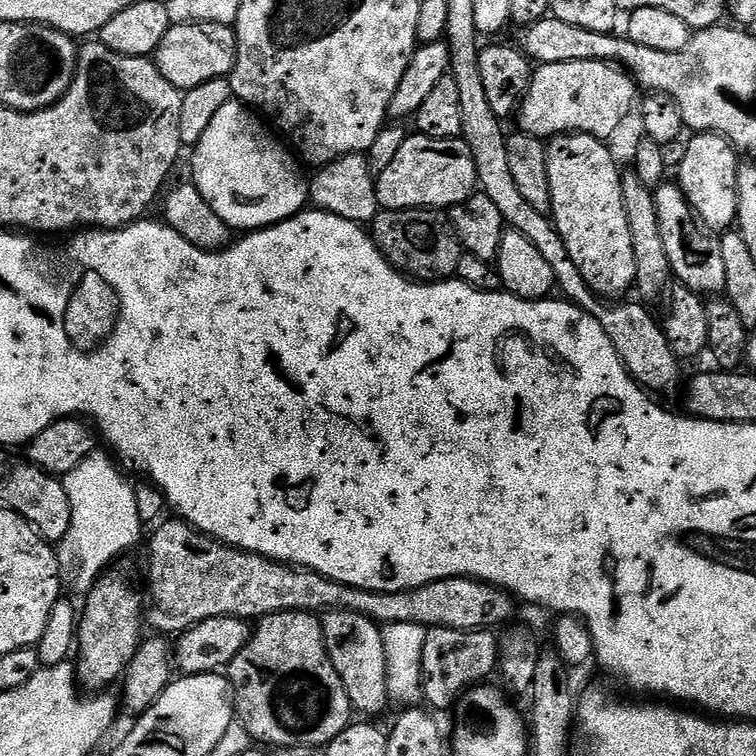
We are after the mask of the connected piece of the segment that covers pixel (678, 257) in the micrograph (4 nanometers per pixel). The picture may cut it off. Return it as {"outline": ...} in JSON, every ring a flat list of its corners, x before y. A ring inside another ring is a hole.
{"outline":[[665,182,655,189,658,226,662,229,662,242,666,258,670,258,673,277,691,292,712,298,724,292,726,286,726,262,722,258,720,236,701,222,690,206,679,183]]}

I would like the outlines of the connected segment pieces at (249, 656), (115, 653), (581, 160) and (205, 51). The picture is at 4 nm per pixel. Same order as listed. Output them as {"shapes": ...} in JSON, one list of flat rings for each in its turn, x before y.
{"shapes":[[[279,612,259,617,254,635,248,644,228,664,228,681,236,695,236,714,239,723,248,730,253,741,273,744,276,748,317,748,323,749,342,730,353,723,354,709,350,694,334,668,324,641,324,626,319,615,311,612]],[[109,570,96,581,78,620,78,680,88,690,108,690,127,673,128,663,140,649,146,629,146,600,117,570]],[[565,134,555,137,547,145,548,177,550,178,550,196,552,198,551,217,558,234,562,234,562,242,566,242,566,250,570,250,570,258,574,258,574,266,578,266,578,274,586,278,586,282,605,300,619,301,636,287,636,259,634,258,634,242,630,242,630,222,626,222,626,206,622,198,622,168,616,165,609,145,592,136]],[[173,24,162,38,154,59,166,82,187,90,202,82,231,77,236,69,236,29,227,24]]]}

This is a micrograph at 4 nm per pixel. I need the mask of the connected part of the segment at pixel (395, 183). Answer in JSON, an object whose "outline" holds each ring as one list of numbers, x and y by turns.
{"outline":[[419,134,409,135,394,162,376,176,378,202,384,210,450,210,455,204,466,202,466,198,473,196,477,188,474,158,470,154,470,146,466,146,462,138,435,140]]}

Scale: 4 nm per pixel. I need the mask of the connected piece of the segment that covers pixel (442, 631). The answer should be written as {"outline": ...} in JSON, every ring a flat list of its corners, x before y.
{"outline":[[449,628,428,629,422,653,423,699,433,709,452,707,455,709,467,692,483,685,487,681,484,679,492,671,494,673,497,671,501,641,496,640,496,634,492,630,475,632]]}

